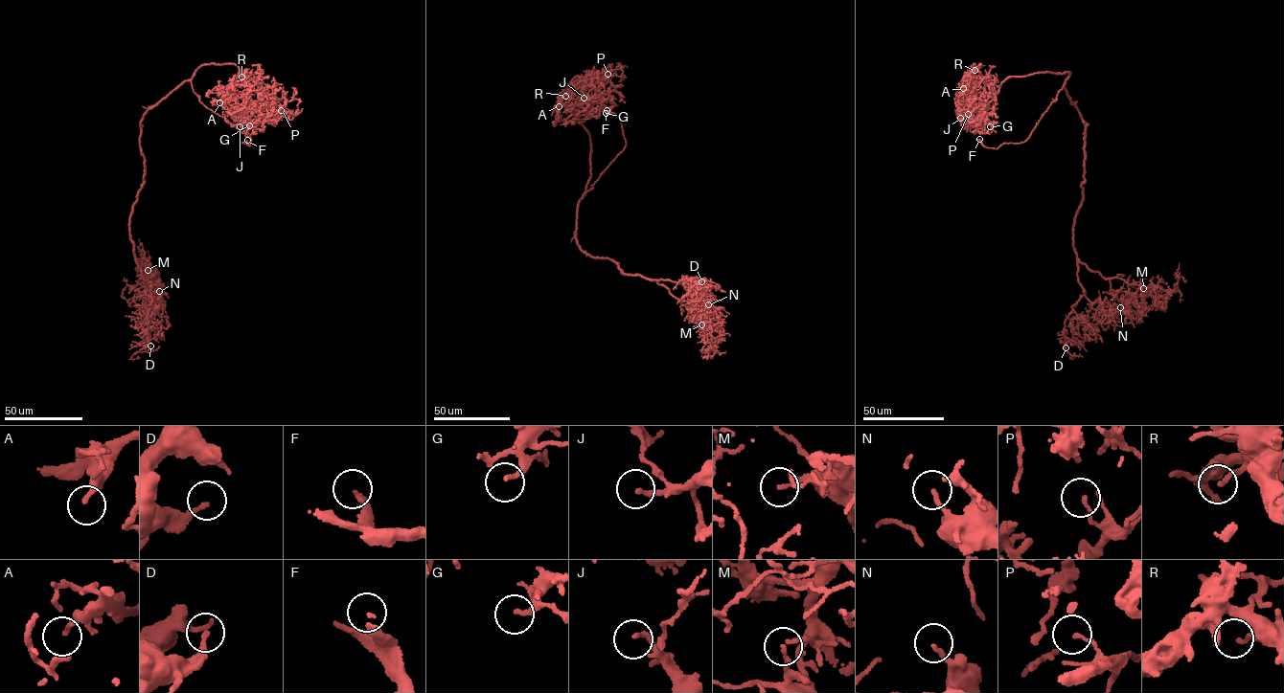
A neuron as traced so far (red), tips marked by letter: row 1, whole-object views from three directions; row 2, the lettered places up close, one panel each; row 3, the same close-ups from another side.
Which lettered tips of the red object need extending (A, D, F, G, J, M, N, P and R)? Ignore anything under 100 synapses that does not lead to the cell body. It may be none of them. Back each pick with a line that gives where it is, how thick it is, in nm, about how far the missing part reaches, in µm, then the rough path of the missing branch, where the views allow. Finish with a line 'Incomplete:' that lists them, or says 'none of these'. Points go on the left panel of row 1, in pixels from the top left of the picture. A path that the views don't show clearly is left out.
F: place (247, 140); calibre 200 nm; missing 10 µm
Incomplete: F

